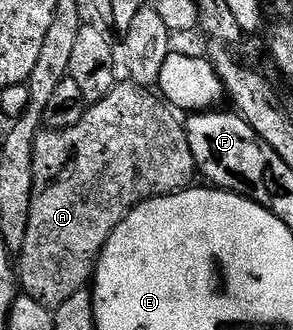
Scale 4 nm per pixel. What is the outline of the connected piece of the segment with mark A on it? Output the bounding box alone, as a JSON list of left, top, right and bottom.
[17,83,197,311]

